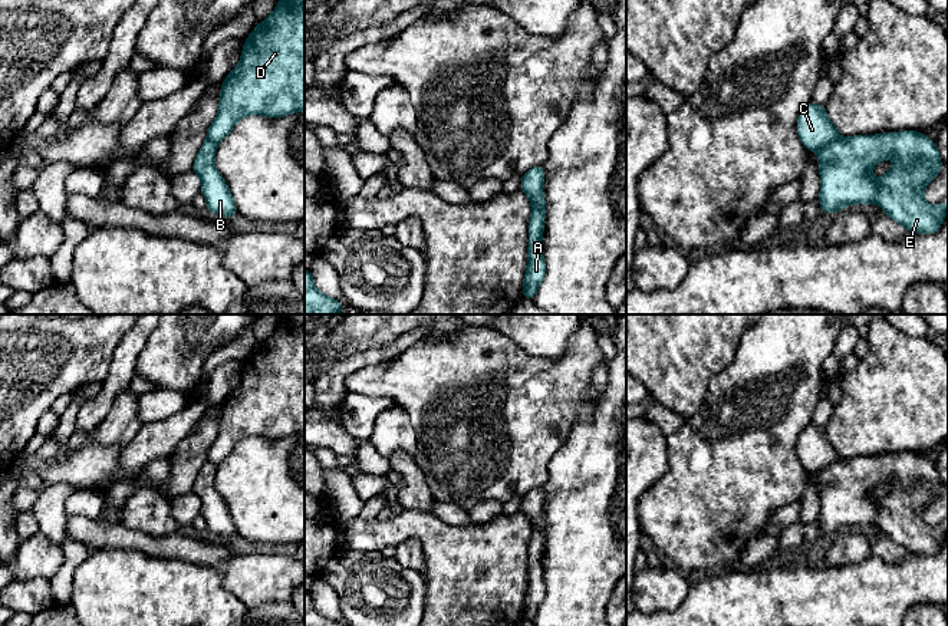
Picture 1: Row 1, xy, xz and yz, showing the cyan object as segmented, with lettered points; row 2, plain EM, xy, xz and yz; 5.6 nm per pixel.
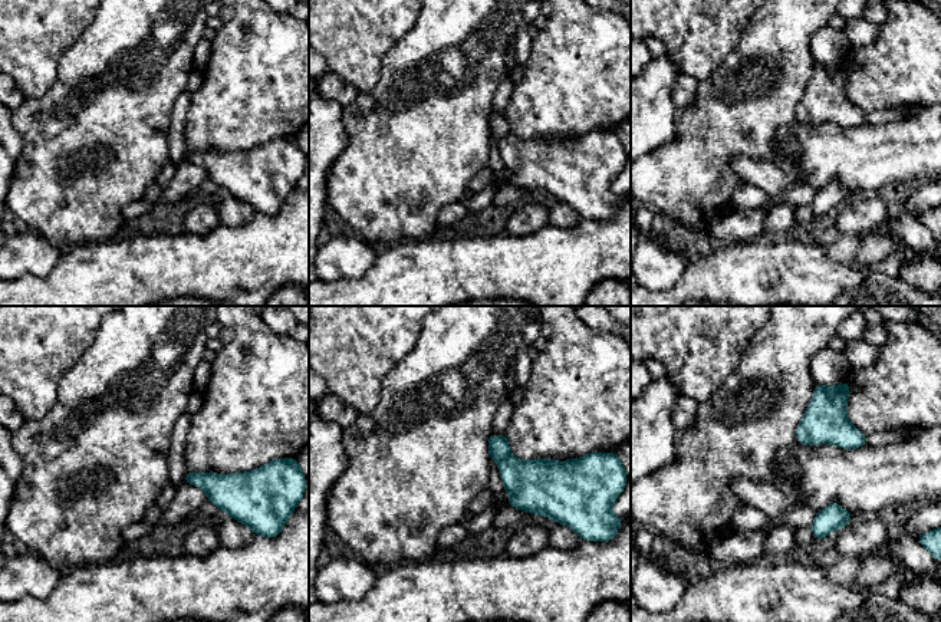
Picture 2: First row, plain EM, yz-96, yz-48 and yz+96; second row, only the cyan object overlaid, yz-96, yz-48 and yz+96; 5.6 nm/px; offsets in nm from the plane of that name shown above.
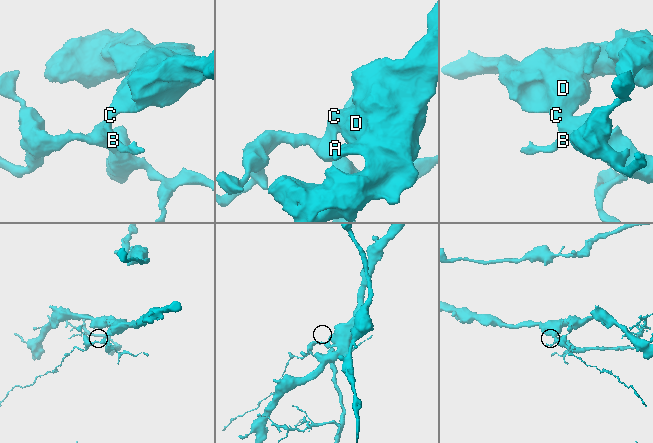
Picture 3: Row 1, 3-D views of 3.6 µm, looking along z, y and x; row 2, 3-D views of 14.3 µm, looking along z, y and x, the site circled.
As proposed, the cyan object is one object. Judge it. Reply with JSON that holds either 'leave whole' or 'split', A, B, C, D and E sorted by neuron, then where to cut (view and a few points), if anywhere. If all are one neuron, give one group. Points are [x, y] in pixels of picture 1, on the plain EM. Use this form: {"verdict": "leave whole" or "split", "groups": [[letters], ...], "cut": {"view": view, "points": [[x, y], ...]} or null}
{"verdict": "split", "groups": [["A", "B", "E"], ["C", "D"]], "cut": {"view": "yz", "points": [[839, 460], [826, 464], [818, 471]]}}

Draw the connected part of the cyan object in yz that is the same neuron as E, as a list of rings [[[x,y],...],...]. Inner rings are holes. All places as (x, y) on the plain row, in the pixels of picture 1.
[[[921,454],[839,459],[819,471],[817,481],[822,504],[817,521],[822,536],[839,534],[849,525],[876,524],[908,553],[932,556],[939,551],[948,534],[948,521],[935,528],[924,523],[924,511],[941,494],[942,484],[937,467]],[[891,478],[895,481],[892,490],[880,501],[875,501],[870,495],[872,490]]]

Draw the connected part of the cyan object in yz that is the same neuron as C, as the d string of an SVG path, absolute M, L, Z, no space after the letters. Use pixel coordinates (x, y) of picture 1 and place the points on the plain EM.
M812 422L797 439L797 455L807 472L819 472L839 461L837 449L826 438L826 428Z

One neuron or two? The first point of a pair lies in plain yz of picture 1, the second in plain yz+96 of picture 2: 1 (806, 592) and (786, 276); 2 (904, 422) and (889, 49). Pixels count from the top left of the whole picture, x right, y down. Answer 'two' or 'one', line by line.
1: one
2: one

